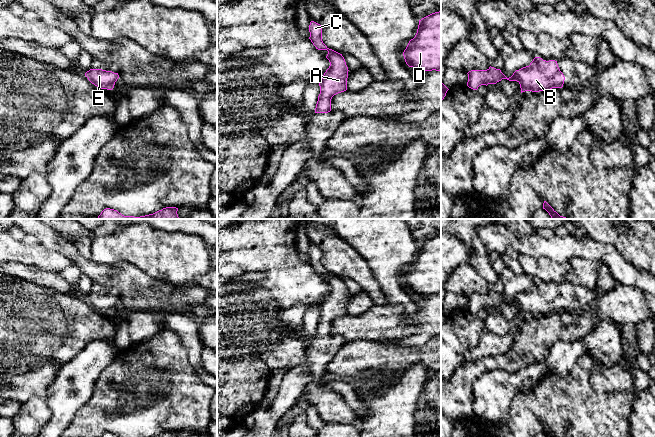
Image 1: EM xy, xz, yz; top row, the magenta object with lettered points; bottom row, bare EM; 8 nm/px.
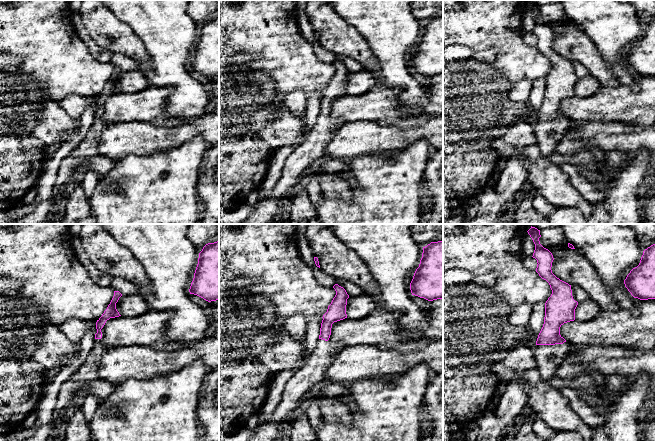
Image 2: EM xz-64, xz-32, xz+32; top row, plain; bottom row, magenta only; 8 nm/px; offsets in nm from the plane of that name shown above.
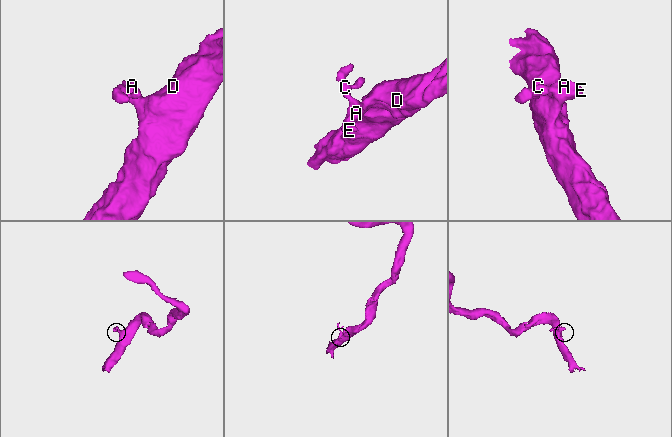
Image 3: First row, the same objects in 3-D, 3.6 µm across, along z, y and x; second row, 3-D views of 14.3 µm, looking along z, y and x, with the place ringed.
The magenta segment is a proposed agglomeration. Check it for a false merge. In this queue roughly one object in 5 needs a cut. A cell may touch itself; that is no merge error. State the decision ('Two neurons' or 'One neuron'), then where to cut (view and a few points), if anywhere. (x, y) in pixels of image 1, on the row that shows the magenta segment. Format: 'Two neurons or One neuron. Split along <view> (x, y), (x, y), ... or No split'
One neuron. No split

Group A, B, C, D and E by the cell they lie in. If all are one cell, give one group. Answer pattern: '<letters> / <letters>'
A B C D E

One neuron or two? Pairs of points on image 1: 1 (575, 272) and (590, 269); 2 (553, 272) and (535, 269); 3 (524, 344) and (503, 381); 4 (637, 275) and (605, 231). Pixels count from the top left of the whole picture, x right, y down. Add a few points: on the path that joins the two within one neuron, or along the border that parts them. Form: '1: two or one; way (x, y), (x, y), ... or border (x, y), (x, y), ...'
1: one; way (579, 272), (586, 271)
2: one; way (549, 271), (539, 269)
3: two; border (530, 364), (513, 372), (506, 372), (497, 368)
4: two; border (609, 243), (628, 261), (644, 271)

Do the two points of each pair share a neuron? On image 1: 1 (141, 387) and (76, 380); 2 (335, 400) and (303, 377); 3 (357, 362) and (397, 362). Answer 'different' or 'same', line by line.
1: different
2: different
3: same

